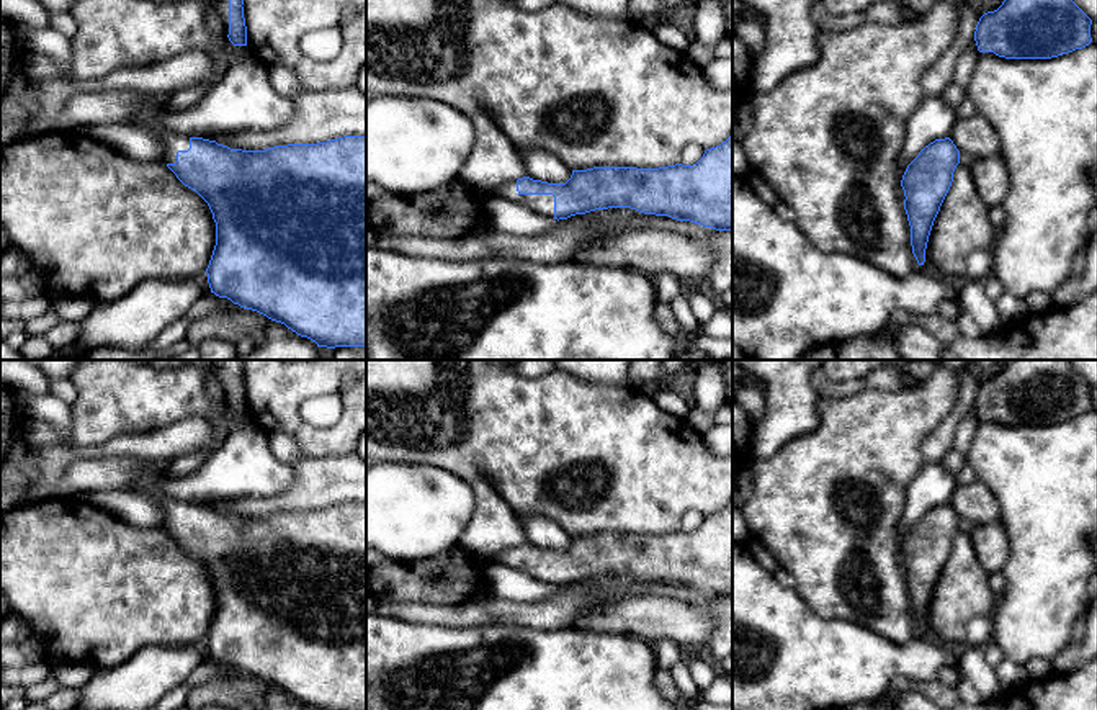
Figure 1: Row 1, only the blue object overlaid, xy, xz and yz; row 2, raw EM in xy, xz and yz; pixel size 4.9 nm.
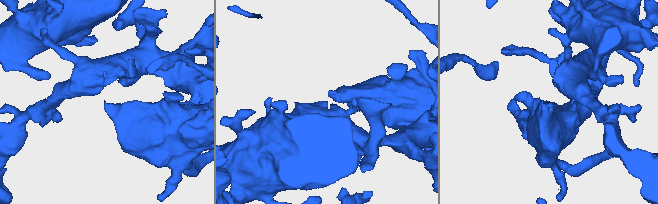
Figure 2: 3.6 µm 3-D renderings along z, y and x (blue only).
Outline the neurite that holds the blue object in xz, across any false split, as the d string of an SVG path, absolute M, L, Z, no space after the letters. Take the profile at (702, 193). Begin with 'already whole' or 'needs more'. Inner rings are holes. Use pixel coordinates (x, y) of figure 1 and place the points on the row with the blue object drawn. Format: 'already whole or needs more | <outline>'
needs more | M732 134L706 149L693 165L593 167L572 170L566 183L523 177L505 182L494 191L557 221L595 209L631 208L732 231Z

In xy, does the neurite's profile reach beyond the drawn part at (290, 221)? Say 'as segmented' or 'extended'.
extended

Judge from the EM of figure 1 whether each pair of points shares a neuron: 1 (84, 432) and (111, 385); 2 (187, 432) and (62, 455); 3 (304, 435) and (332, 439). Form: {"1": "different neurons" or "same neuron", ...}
{"1": "same neuron", "2": "same neuron", "3": "same neuron"}

